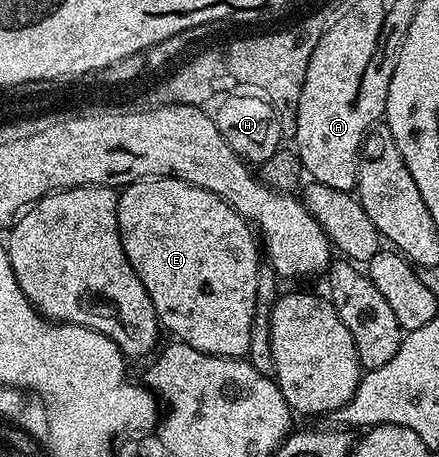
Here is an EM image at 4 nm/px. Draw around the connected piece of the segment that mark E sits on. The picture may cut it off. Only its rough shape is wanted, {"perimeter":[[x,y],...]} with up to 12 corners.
{"perimeter":[[173,176],[119,193],[122,250],[159,323],[247,357],[262,252]]}

